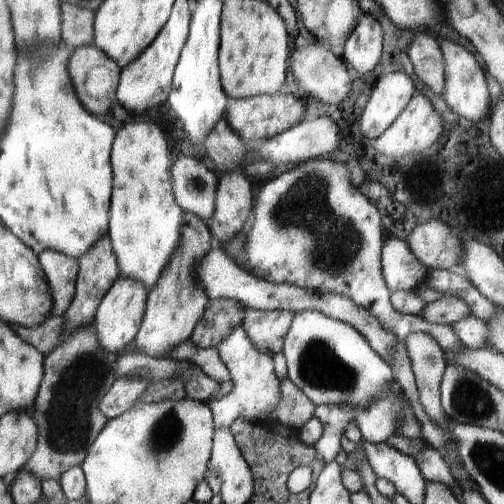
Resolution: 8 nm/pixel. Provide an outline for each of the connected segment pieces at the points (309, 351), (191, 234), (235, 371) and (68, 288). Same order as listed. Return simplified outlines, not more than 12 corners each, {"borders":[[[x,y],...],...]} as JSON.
{"borders":[[[318,310],[285,336],[287,378],[316,406],[368,408],[397,382],[356,328]],[[187,214],[187,241],[150,291],[135,341],[171,357],[192,340],[211,298],[196,268],[216,245]],[[242,324],[222,342],[234,386],[209,403],[217,430],[265,421],[280,398],[274,358]],[[52,249],[39,258],[65,316],[77,294],[79,260]]]}

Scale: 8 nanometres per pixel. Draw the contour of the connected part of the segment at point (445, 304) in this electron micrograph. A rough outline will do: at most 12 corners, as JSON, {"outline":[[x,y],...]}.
{"outline":[[444,295],[420,315],[428,322],[452,326],[471,314],[461,298]]}

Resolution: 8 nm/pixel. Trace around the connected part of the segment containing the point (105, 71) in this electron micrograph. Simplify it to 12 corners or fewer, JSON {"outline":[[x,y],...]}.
{"outline":[[96,45],[73,50],[71,78],[95,116],[120,110],[124,74]]}

